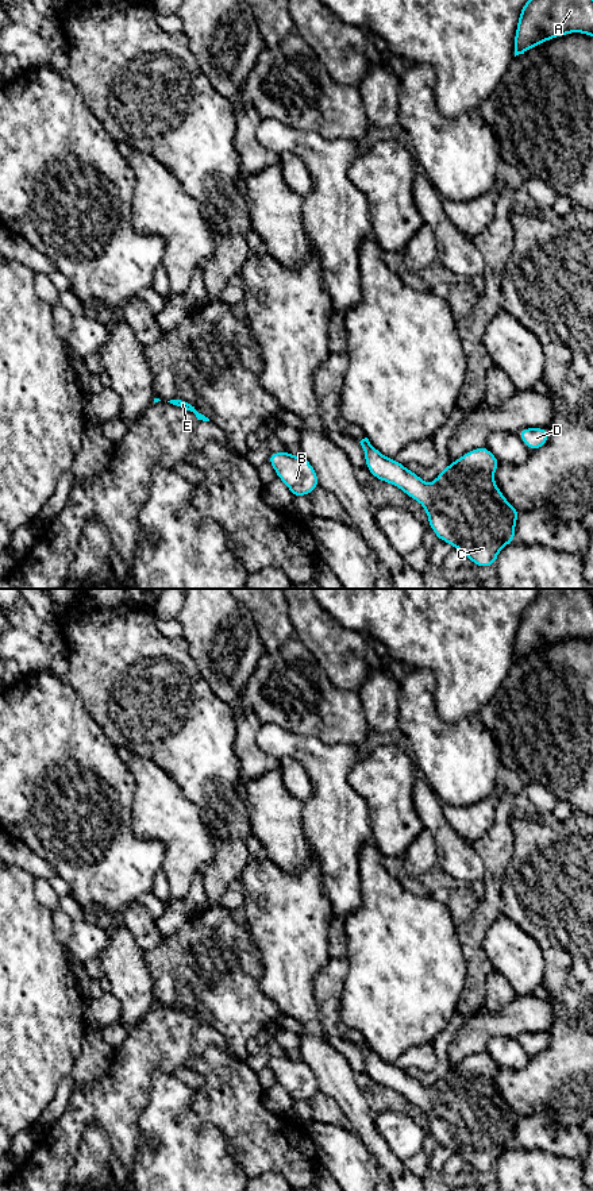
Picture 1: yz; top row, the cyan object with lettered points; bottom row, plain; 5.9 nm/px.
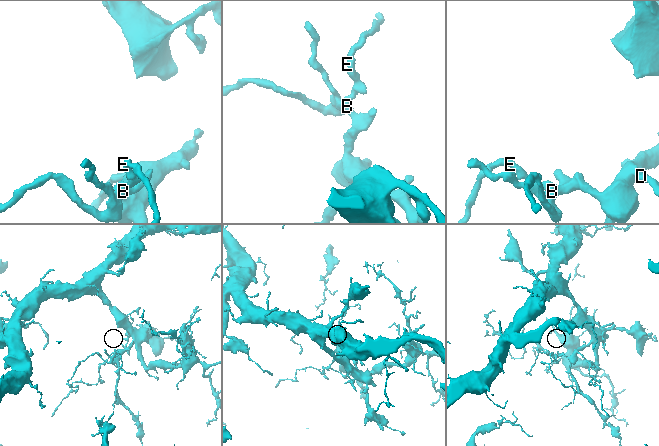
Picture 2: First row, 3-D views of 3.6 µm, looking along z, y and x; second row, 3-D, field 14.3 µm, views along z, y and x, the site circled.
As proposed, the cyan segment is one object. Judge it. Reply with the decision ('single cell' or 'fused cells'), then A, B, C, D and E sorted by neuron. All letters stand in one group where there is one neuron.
single cell; groups A B C D E

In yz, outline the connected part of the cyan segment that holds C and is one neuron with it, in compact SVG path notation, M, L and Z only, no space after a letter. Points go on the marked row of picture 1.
M367 438L359 443L371 475L419 501L436 537L461 550L473 564L493 566L500 550L515 541L520 512L496 486L494 470L501 462L488 447L466 452L427 485L396 459L384 456Z

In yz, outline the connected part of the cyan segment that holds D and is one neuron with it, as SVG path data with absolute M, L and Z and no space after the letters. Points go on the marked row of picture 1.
M523 428L519 432L521 442L532 451L543 447L548 440L547 428Z

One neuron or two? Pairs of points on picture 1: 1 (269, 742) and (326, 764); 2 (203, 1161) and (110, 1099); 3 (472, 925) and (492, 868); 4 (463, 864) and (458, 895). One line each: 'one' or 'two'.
1: one
2: two
3: one
4: two

